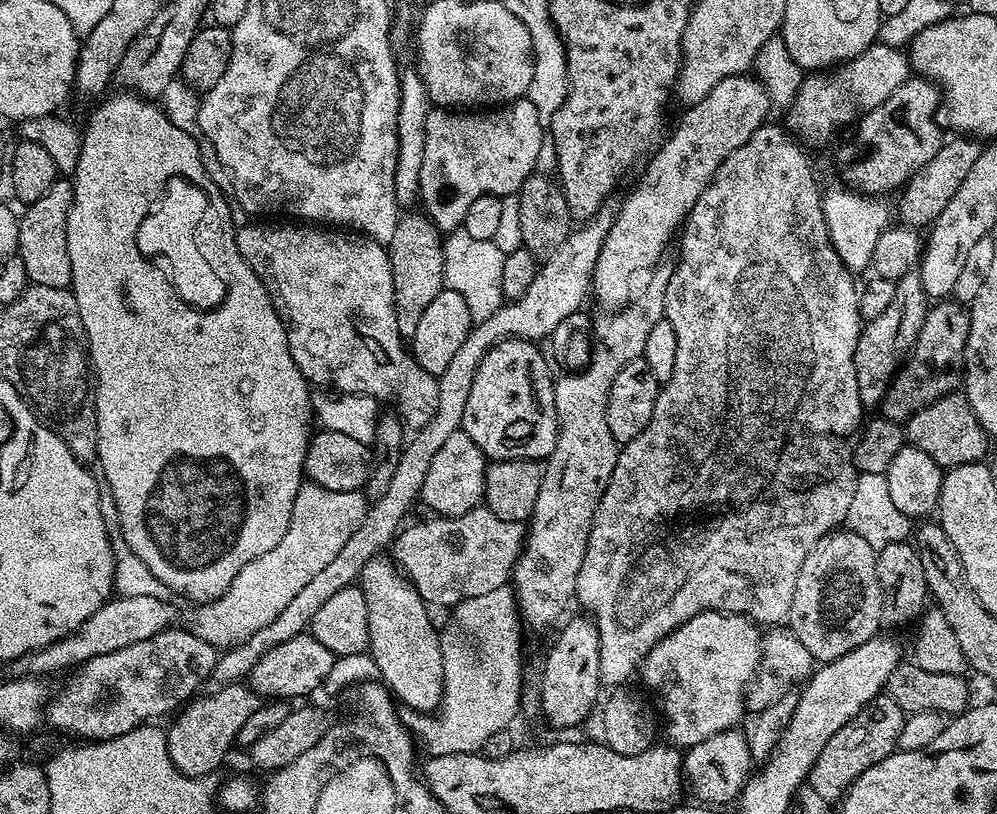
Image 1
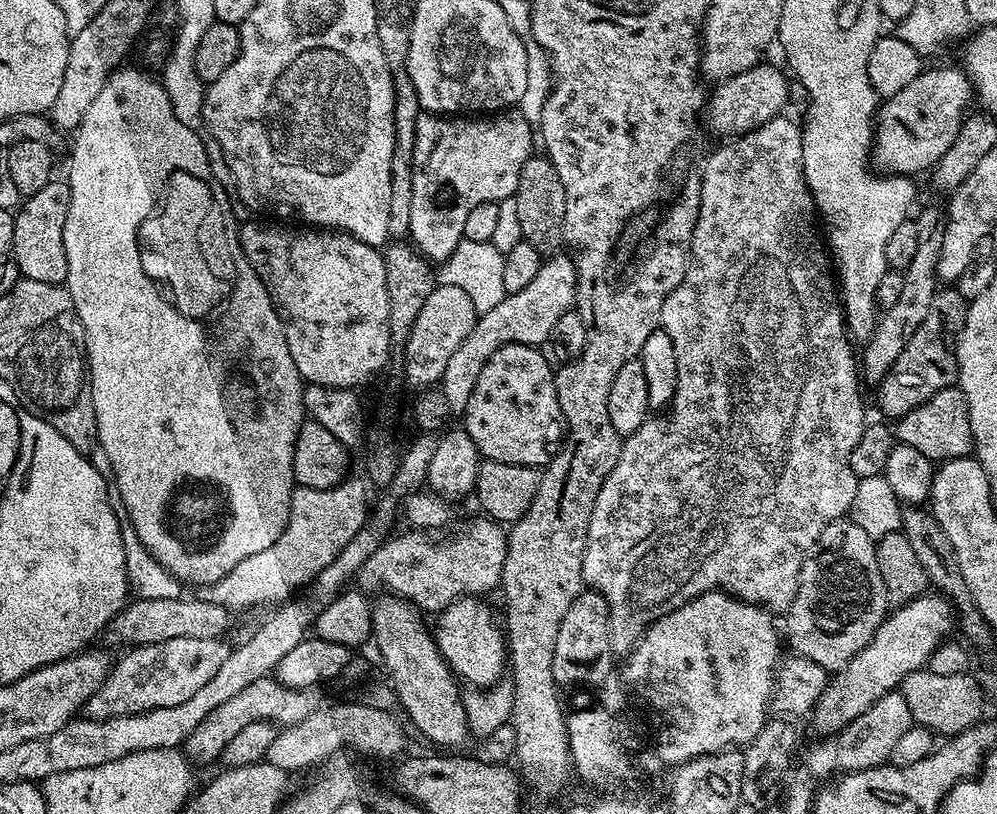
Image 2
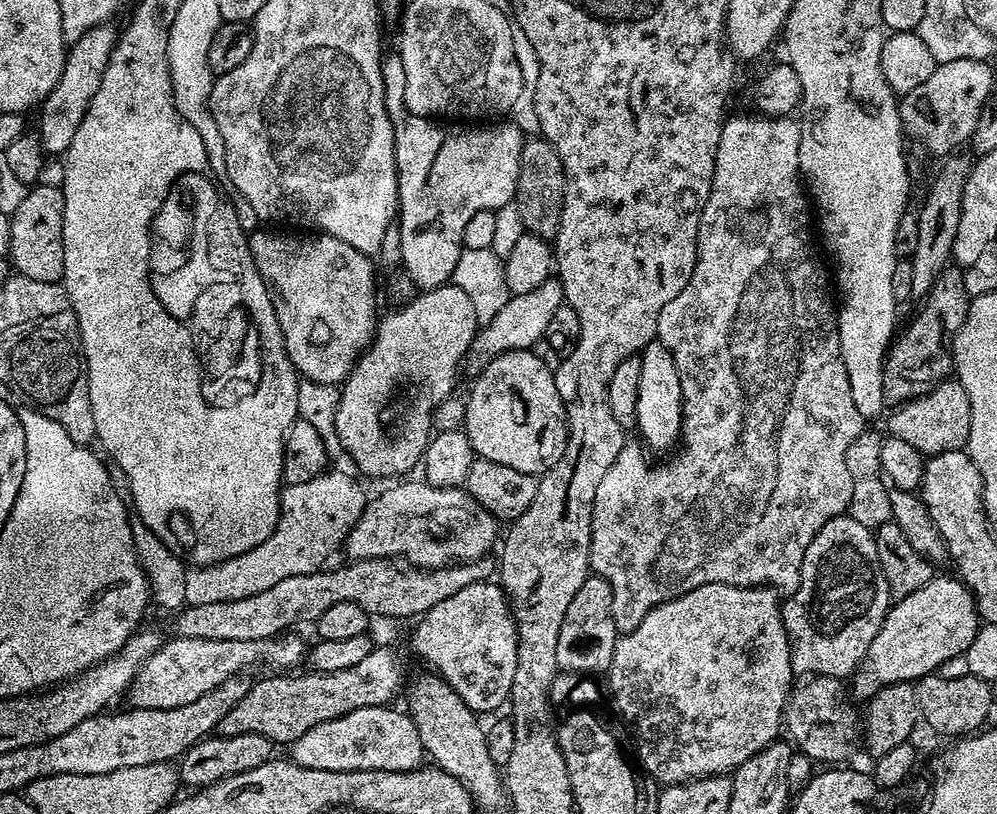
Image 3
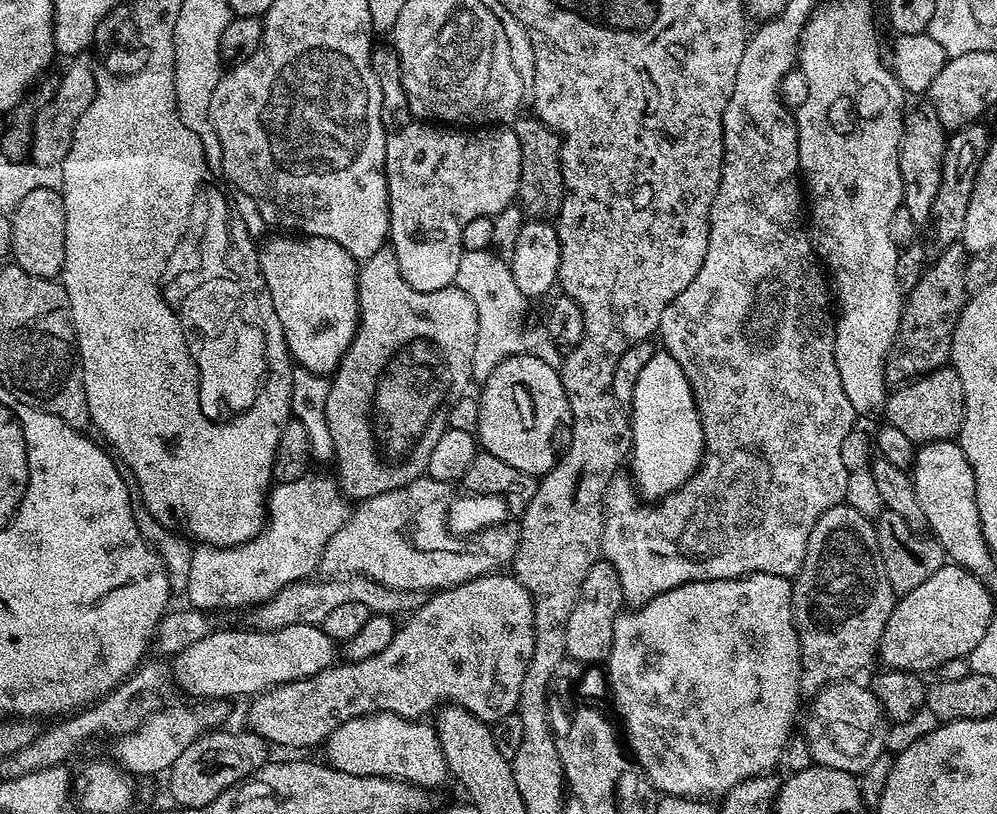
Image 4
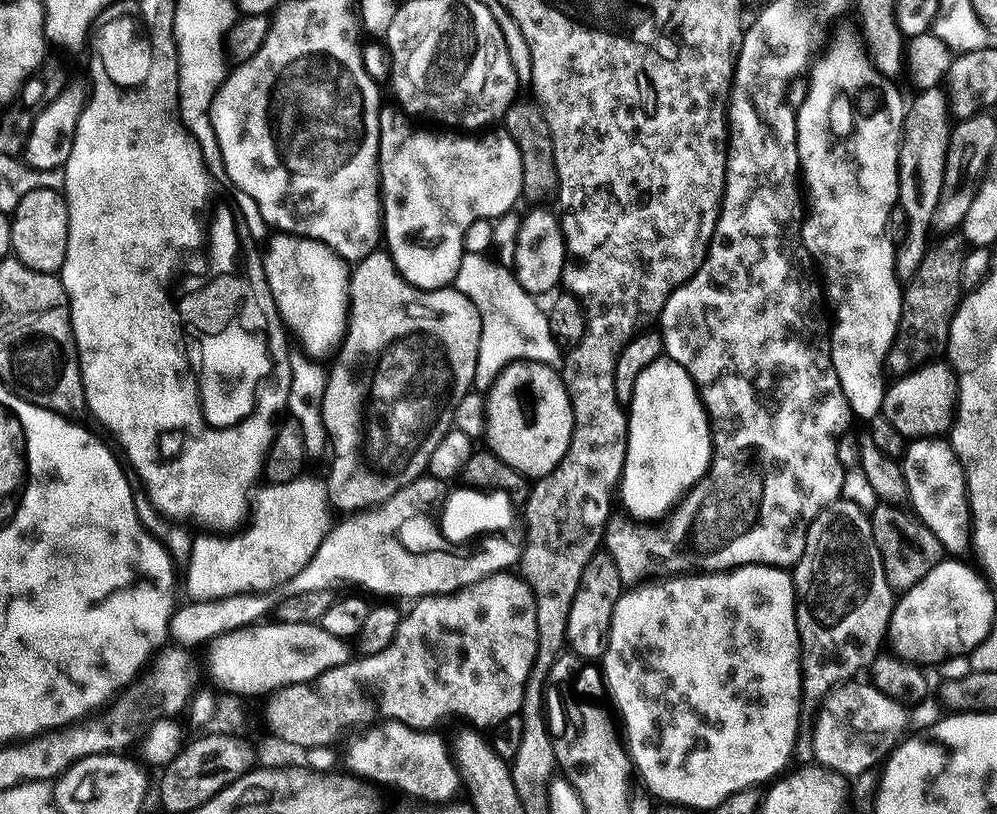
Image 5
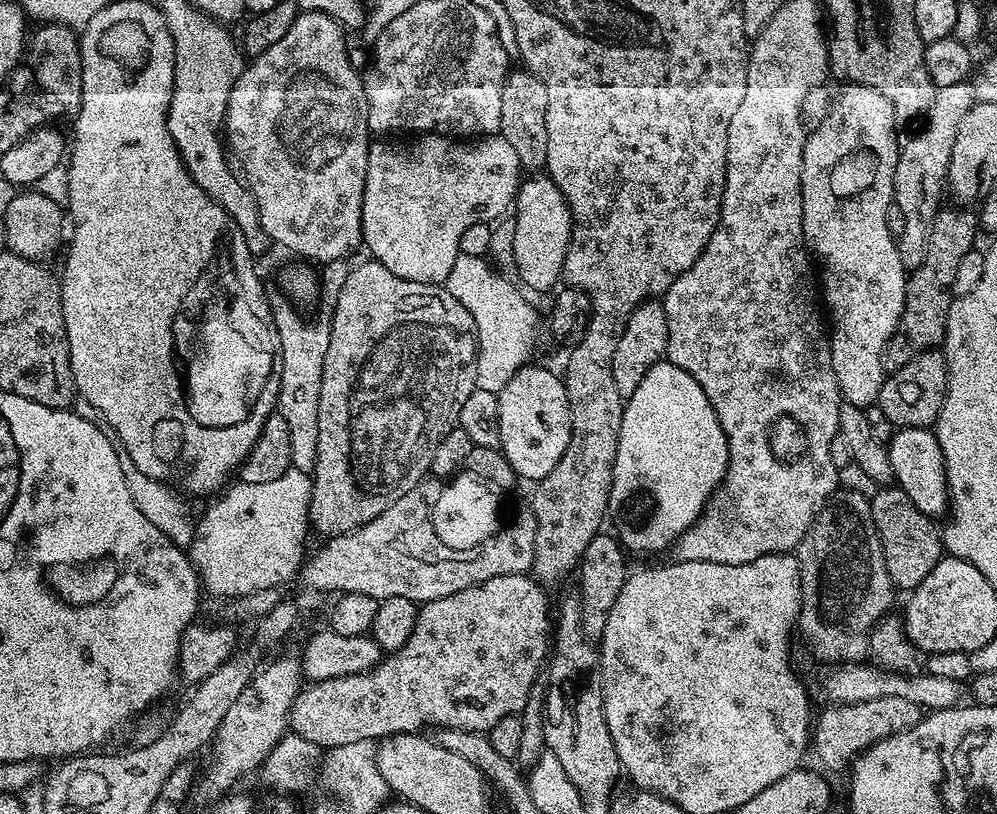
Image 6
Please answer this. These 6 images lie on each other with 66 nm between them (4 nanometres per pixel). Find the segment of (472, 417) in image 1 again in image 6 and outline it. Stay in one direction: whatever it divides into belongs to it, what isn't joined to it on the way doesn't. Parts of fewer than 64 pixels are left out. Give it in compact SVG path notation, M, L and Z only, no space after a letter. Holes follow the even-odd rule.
M525 366L518 369L514 378L506 382L506 386L498 394L498 428L500 430L499 449L505 458L514 466L517 477L521 481L535 482L546 478L554 466L558 466L558 458L566 454L566 446L572 437L572 423L570 422L570 402L566 398L563 379L556 376L548 368L532 368Z

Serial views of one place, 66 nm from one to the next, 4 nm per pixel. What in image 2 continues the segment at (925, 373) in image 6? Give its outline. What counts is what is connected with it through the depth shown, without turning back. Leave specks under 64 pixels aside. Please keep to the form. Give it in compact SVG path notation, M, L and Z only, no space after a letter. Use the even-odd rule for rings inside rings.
M953 386L934 394L922 406L910 410L901 420L894 424L895 439L906 446L914 446L921 454L926 454L933 462L943 462L972 456L974 439L970 428L970 414L964 392L959 386Z

